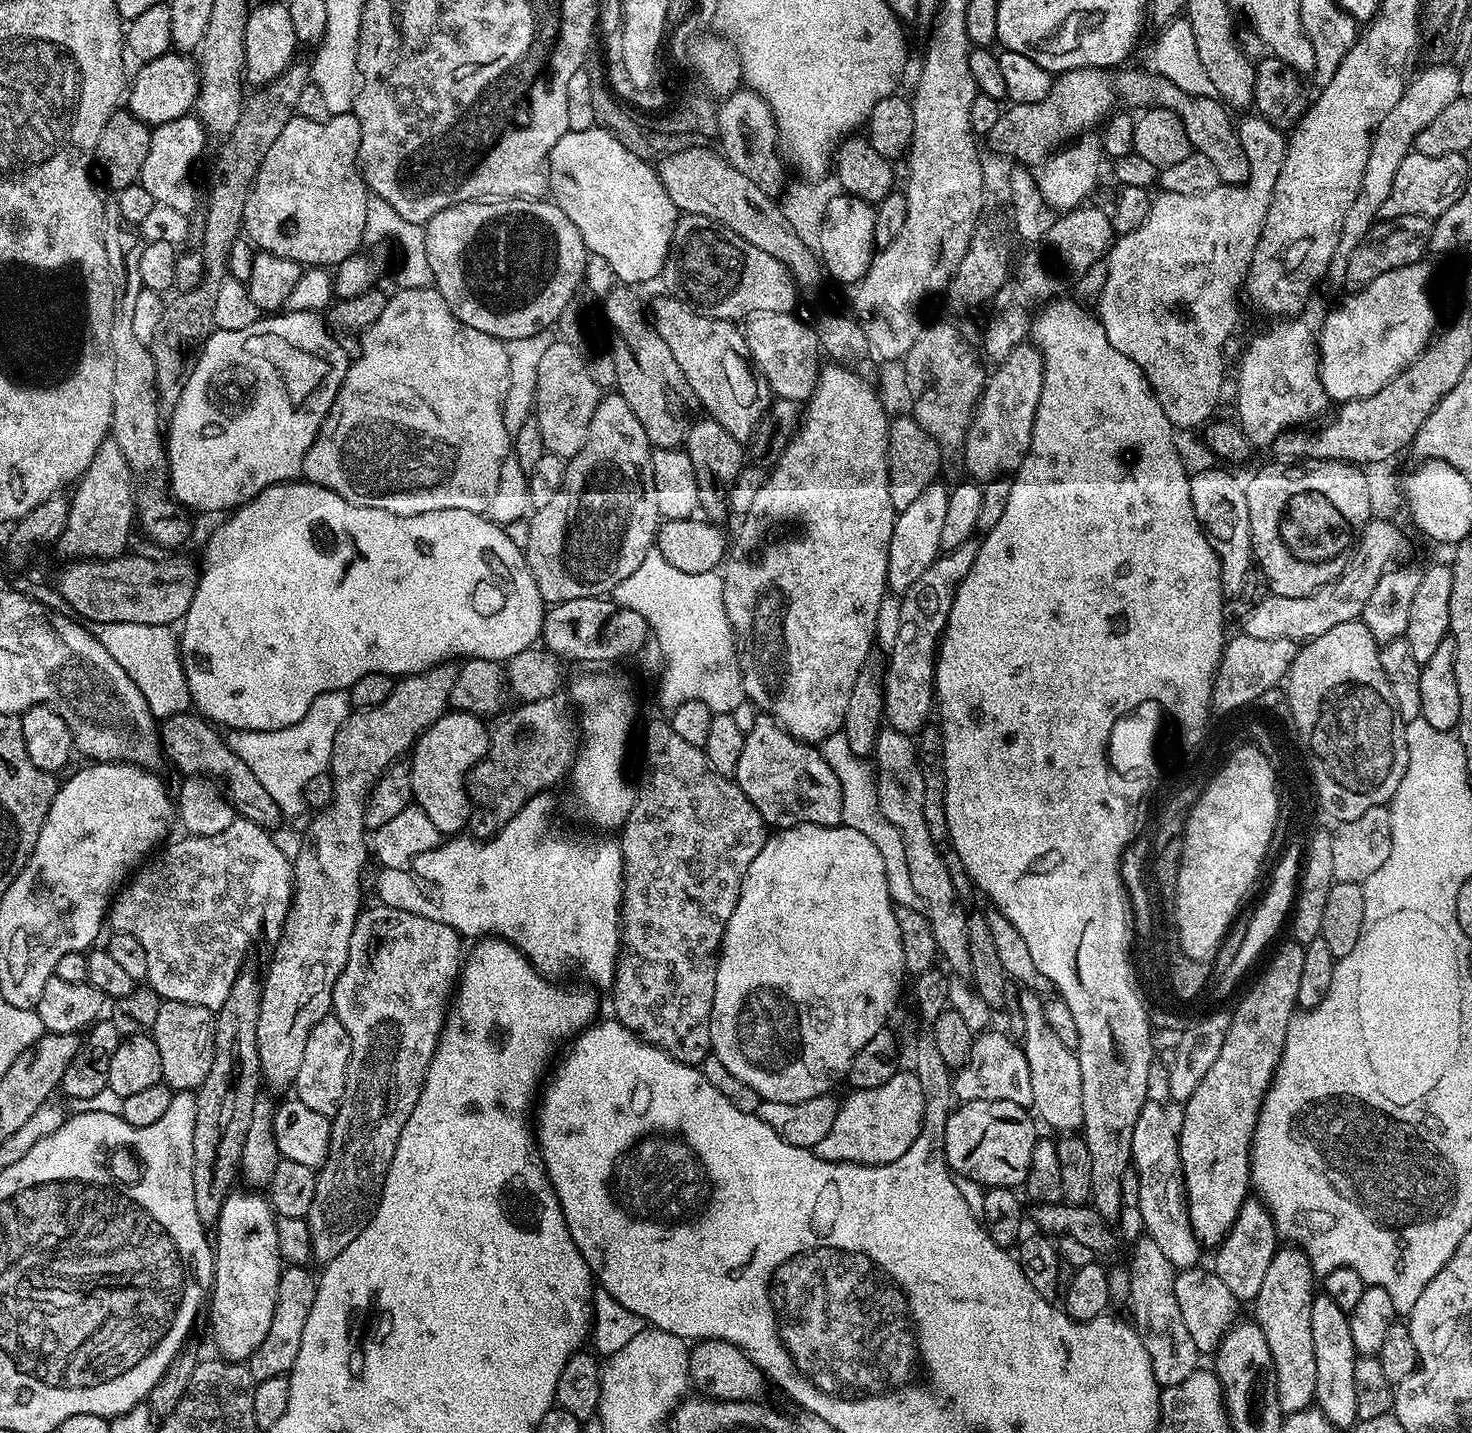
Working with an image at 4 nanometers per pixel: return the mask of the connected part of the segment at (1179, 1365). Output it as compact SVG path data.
M1144 1234L1141 1237L1132 1252L1132 1265L1127 1265L1126 1268L1126 1299L1132 1303L1130 1320L1136 1333L1142 1338L1142 1346L1146 1346L1146 1354L1150 1354L1154 1378L1160 1383L1161 1389L1166 1389L1181 1384L1192 1372L1197 1371L1198 1353L1194 1346L1194 1338L1190 1338L1190 1330L1186 1330L1186 1322L1182 1322L1178 1298L1174 1298L1177 1269L1173 1268L1170 1258L1166 1258L1166 1254L1158 1250L1151 1236Z

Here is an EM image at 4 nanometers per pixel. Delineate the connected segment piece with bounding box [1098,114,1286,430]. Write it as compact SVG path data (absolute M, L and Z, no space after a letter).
M1259 114L1248 116L1244 121L1239 121L1238 131L1242 150L1246 154L1246 162L1250 162L1250 178L1247 184L1221 184L1220 187L1212 189L1211 192L1199 192L1197 196L1190 194L1174 194L1173 192L1161 191L1160 197L1152 200L1152 205L1148 211L1148 216L1138 227L1129 232L1123 233L1113 243L1106 253L1106 265L1108 277L1102 288L1098 301L1098 319L1106 332L1106 338L1110 338L1110 346L1114 350L1122 350L1122 354L1129 356L1144 371L1144 376L1152 385L1152 393L1158 398L1166 418L1171 422L1173 429L1196 428L1207 425L1213 419L1212 411L1216 408L1216 403L1220 400L1220 387L1224 384L1224 347L1228 344L1228 339L1232 336L1232 331L1236 328L1236 300L1232 295L1236 291L1245 287L1248 278L1248 268L1252 264L1252 255L1256 249L1256 244L1260 240L1260 231L1264 228L1264 223L1268 217L1268 207L1272 201L1272 191L1278 182L1278 174L1282 174L1282 162L1286 151L1286 136L1279 127L1272 124L1266 117Z

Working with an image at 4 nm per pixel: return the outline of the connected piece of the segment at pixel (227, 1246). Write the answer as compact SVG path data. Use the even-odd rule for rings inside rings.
M229 1191L222 1202L222 1214L214 1225L214 1275L210 1289L212 1340L223 1359L247 1362L270 1331L282 1261L278 1250L277 1215L271 1203L255 1191L236 1191Z

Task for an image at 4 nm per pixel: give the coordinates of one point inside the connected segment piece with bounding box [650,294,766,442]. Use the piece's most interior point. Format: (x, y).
(723, 379)

